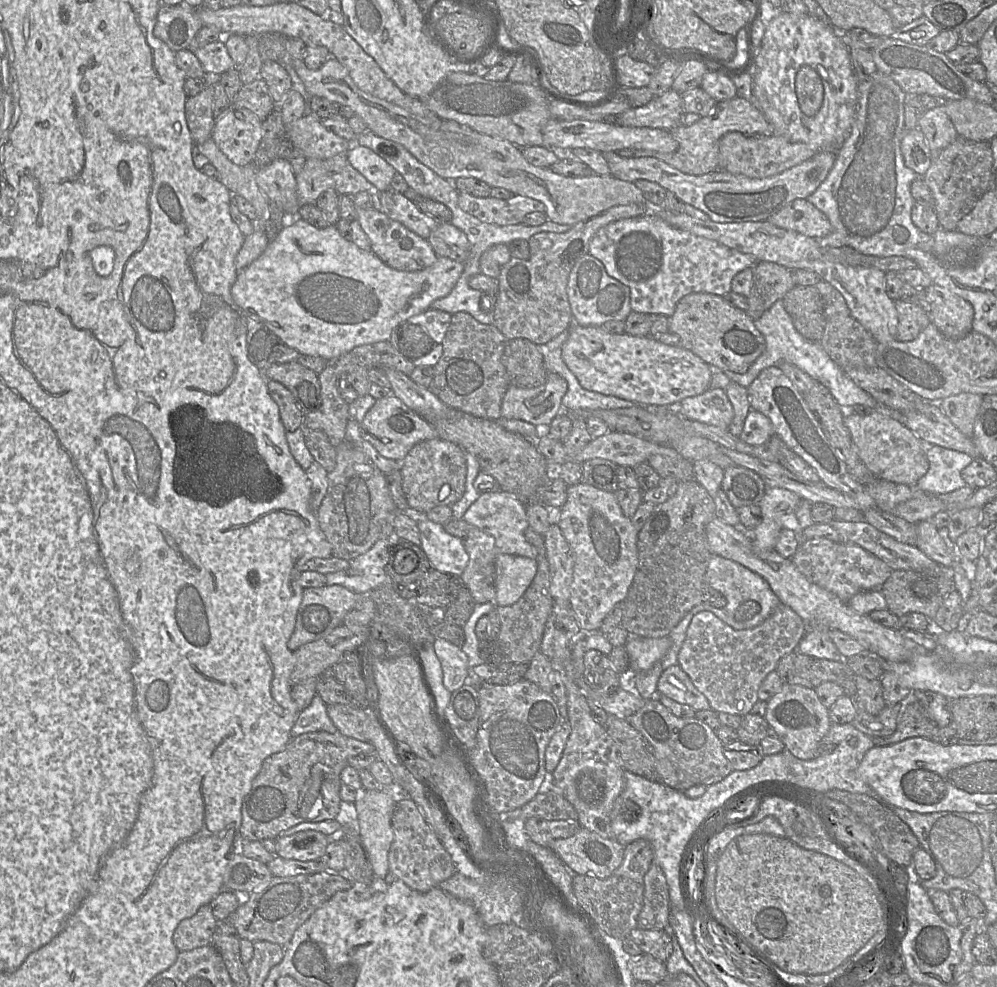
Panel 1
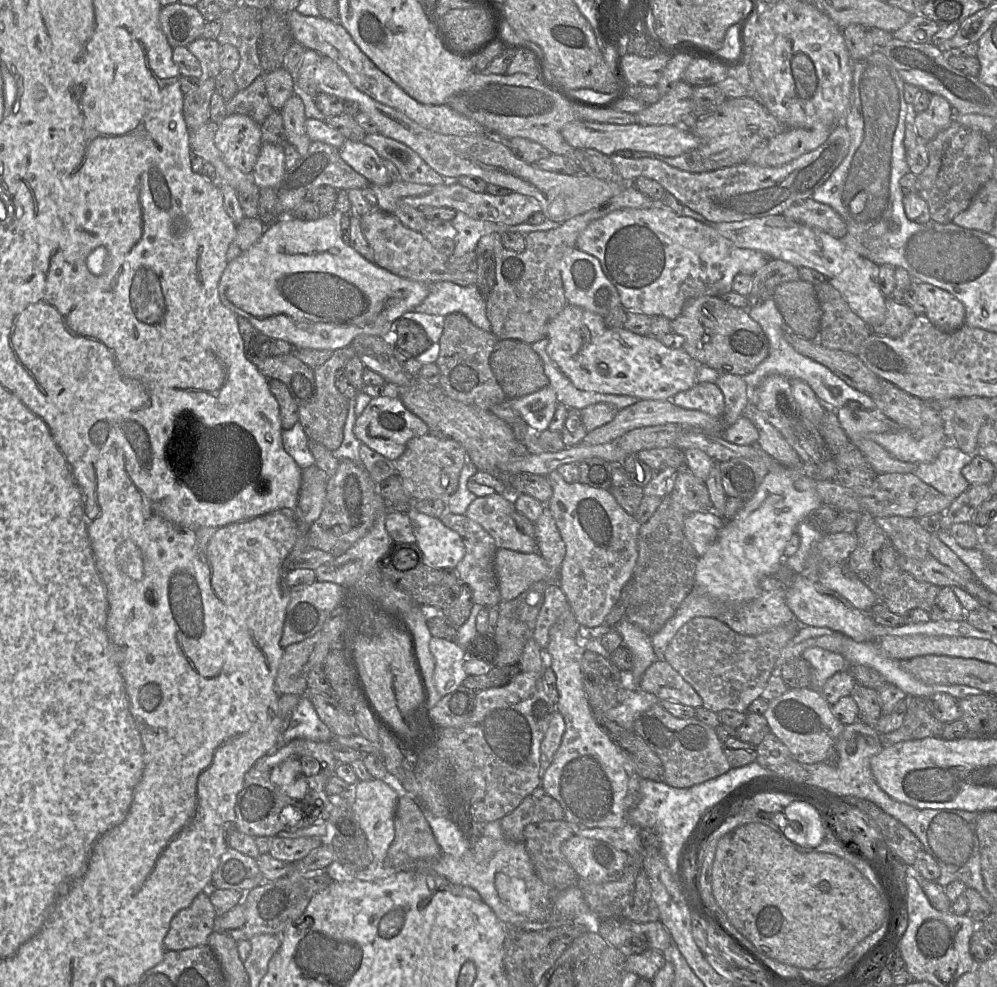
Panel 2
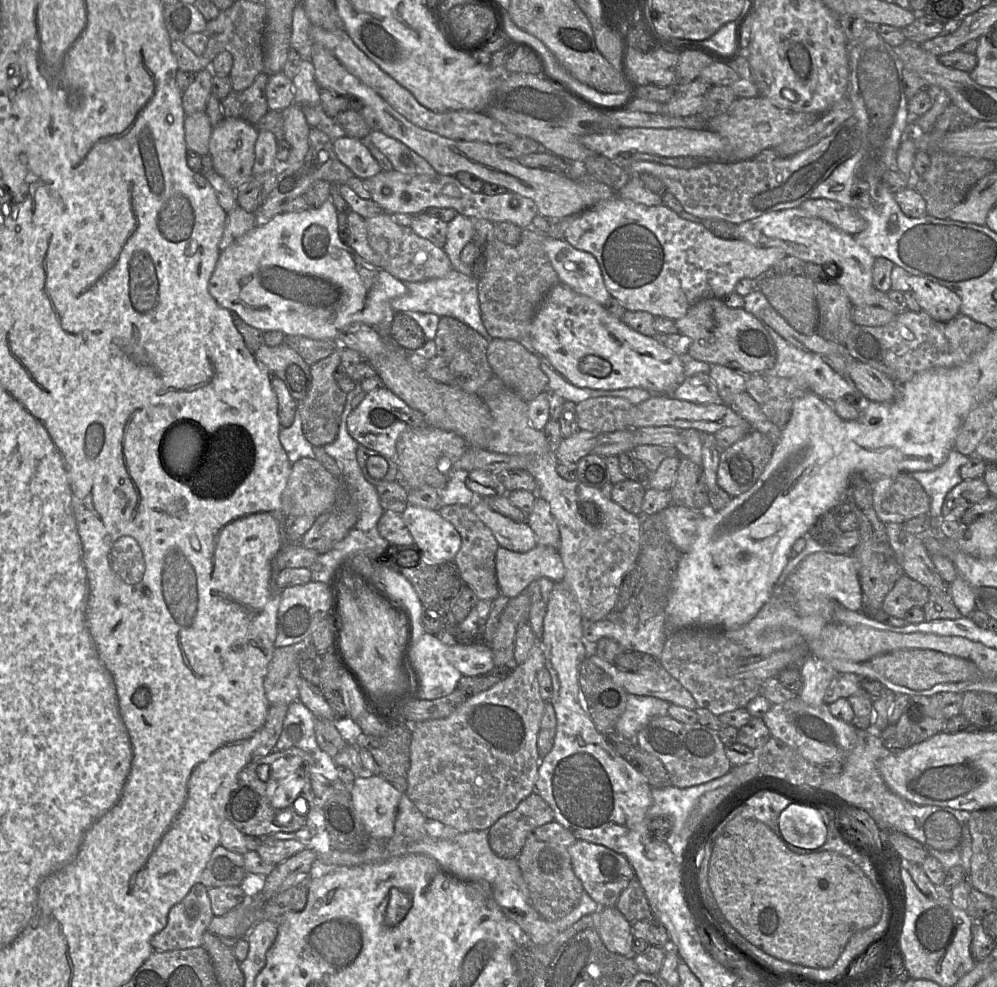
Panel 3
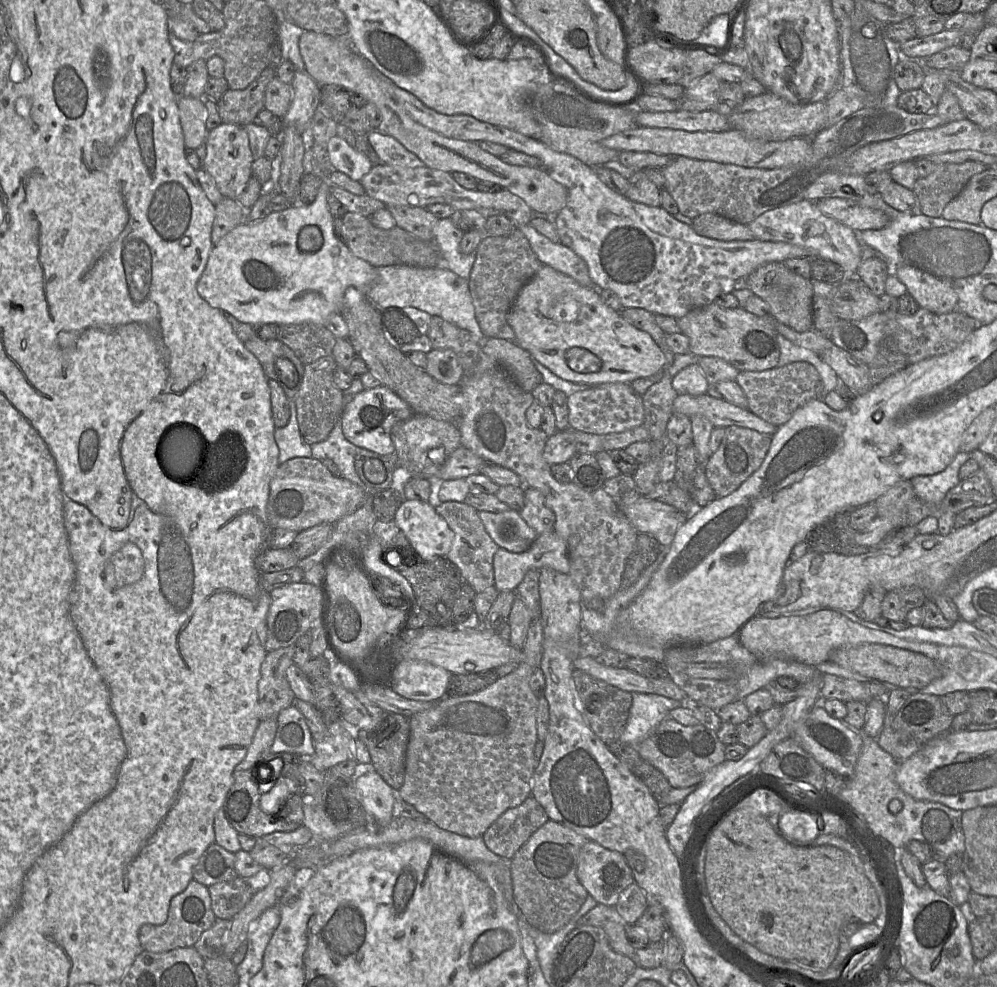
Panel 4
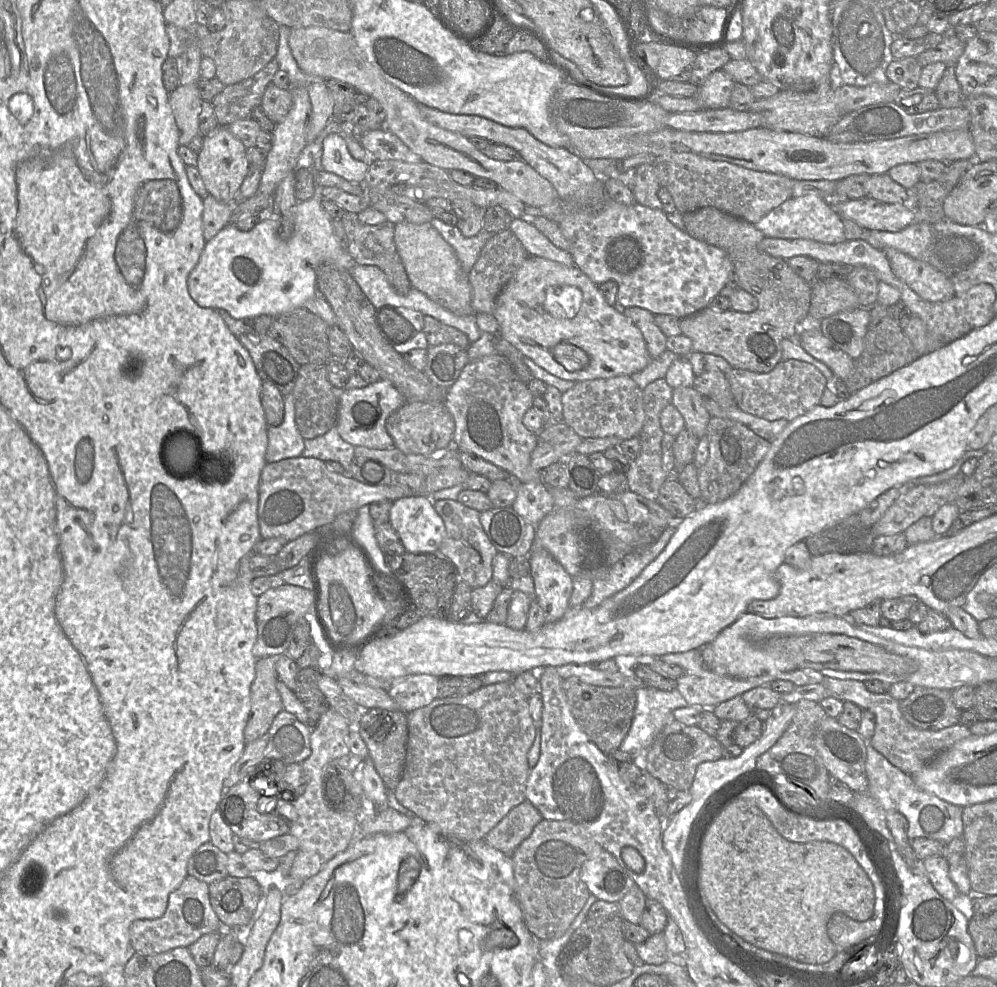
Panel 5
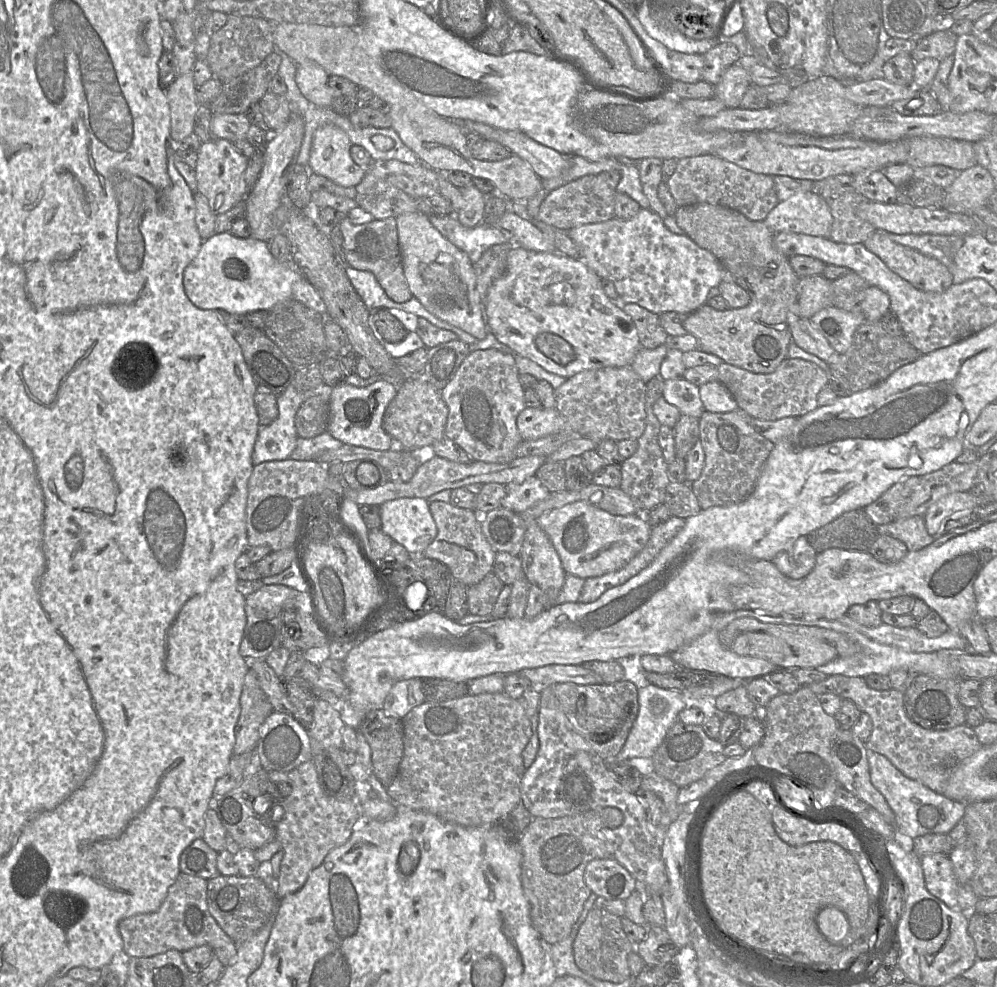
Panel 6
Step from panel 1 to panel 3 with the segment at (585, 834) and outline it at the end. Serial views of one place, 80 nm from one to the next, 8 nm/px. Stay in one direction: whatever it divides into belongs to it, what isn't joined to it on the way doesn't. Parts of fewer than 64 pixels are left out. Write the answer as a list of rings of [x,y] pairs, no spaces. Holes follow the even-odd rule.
[[[577,840],[569,847],[569,854],[575,875],[580,879],[586,893],[600,907],[615,906],[622,891],[635,877],[628,859],[603,845]]]

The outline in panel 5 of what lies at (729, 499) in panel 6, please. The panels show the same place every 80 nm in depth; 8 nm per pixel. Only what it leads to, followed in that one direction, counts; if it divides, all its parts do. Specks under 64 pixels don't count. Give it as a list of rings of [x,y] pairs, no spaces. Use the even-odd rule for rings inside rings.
[[[719,417],[710,418],[705,436],[709,442],[709,456],[698,473],[700,505],[719,503],[733,496],[754,473],[771,446],[771,442],[744,424]]]

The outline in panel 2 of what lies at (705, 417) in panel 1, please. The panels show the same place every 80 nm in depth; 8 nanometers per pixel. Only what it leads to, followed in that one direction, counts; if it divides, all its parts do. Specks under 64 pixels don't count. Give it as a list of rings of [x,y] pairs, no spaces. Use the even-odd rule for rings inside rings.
[[[697,382],[688,390],[672,397],[679,407],[699,410],[713,417],[721,417],[724,412],[724,396],[716,383]]]

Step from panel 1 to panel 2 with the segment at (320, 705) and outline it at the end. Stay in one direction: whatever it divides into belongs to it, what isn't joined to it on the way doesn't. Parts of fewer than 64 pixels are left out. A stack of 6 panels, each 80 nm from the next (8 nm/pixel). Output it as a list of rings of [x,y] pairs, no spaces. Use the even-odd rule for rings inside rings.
[[[301,696],[287,729],[281,735],[280,744],[287,744],[295,739],[329,742],[333,736],[329,727],[319,718],[309,698]]]

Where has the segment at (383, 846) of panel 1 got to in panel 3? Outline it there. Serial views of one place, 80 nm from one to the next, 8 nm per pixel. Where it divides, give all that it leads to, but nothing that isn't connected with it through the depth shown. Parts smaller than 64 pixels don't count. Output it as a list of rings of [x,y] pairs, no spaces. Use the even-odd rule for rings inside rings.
[[[380,774],[353,781],[352,804],[374,840],[387,841],[393,836],[401,795]]]

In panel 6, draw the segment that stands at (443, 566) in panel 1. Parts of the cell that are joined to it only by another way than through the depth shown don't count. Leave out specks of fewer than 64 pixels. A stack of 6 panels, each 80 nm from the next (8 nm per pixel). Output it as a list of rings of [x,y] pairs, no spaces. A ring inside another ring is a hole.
[[[399,498],[390,500],[381,508],[381,530],[403,545],[410,554],[423,554],[437,536],[437,525],[425,498]]]

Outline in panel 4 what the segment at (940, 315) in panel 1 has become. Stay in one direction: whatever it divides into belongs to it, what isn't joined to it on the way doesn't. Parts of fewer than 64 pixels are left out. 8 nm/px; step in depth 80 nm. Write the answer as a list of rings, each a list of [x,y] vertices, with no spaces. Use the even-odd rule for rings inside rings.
[[[907,265],[897,267],[895,276],[921,308],[939,315],[957,309],[958,295],[948,282]]]

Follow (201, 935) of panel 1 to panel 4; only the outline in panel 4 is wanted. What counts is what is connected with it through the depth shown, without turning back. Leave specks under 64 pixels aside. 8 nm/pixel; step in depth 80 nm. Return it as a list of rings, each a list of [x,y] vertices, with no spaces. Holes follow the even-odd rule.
[[[193,879],[183,892],[171,899],[168,917],[164,924],[141,926],[138,932],[139,941],[144,951],[153,953],[167,952],[179,947],[191,947],[203,932],[213,926],[215,921],[208,887]]]

